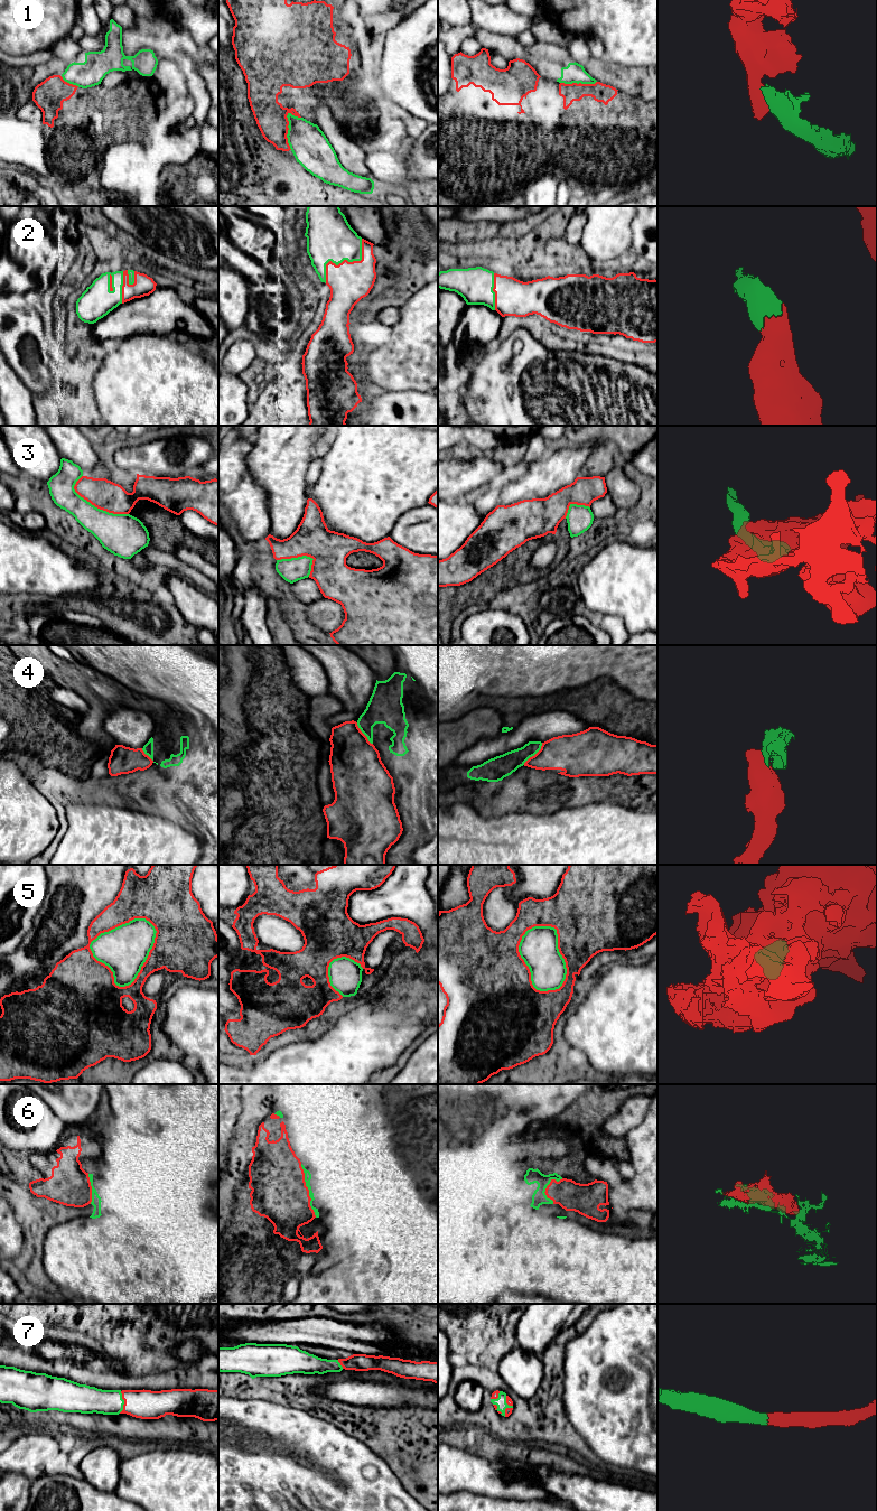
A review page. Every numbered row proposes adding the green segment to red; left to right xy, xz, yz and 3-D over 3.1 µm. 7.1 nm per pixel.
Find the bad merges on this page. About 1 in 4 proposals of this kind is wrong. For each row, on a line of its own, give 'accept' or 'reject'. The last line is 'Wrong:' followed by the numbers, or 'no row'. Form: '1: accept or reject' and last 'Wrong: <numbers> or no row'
1: reject
2: accept
3: accept
4: reject
5: reject
6: accept
7: accept
Wrong: 1, 4, 5

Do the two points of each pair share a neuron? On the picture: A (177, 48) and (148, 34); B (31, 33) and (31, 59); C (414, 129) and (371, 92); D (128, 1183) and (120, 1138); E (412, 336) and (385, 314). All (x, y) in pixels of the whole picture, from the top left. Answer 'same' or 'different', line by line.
A: same
B: different
C: same
D: different
E: different

